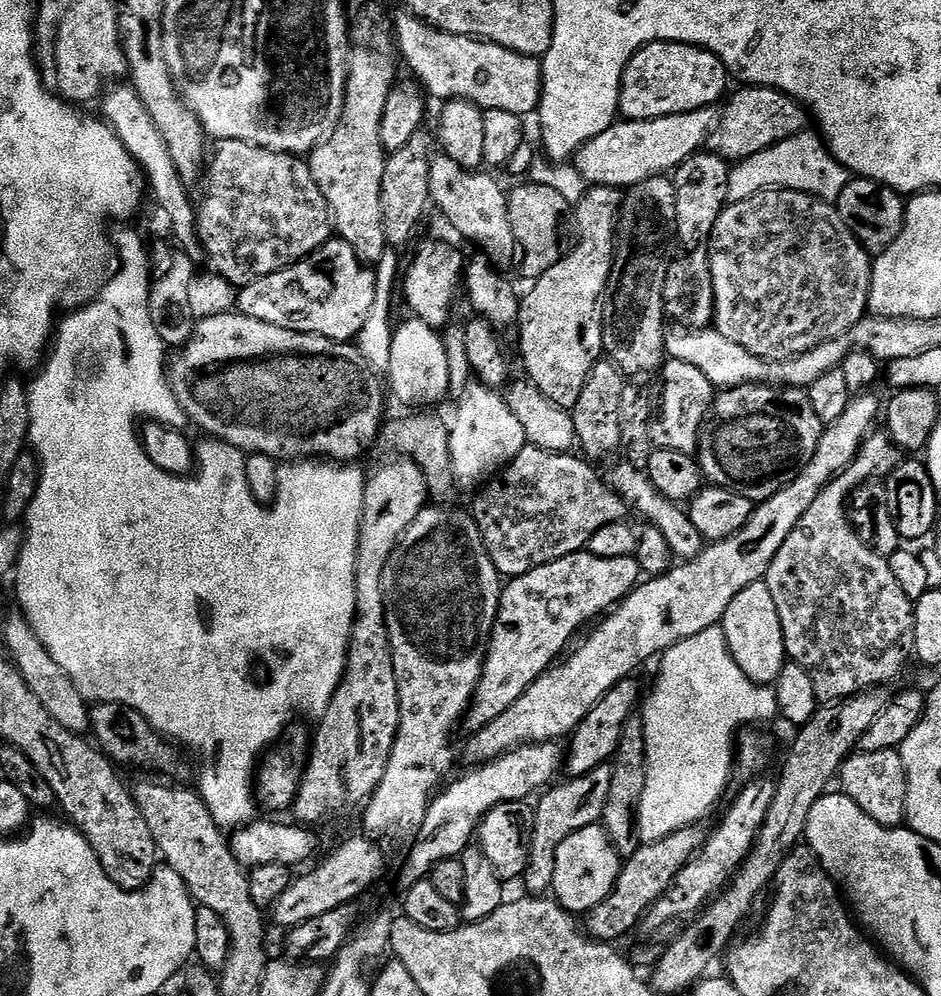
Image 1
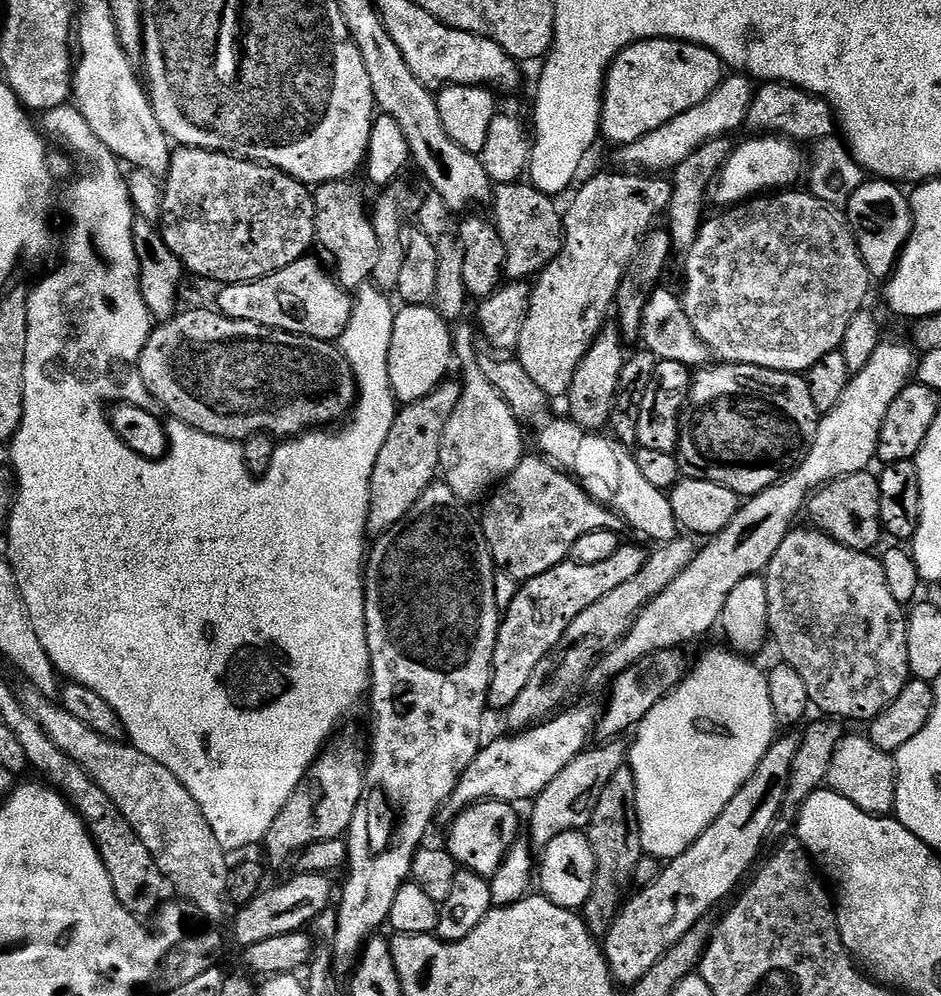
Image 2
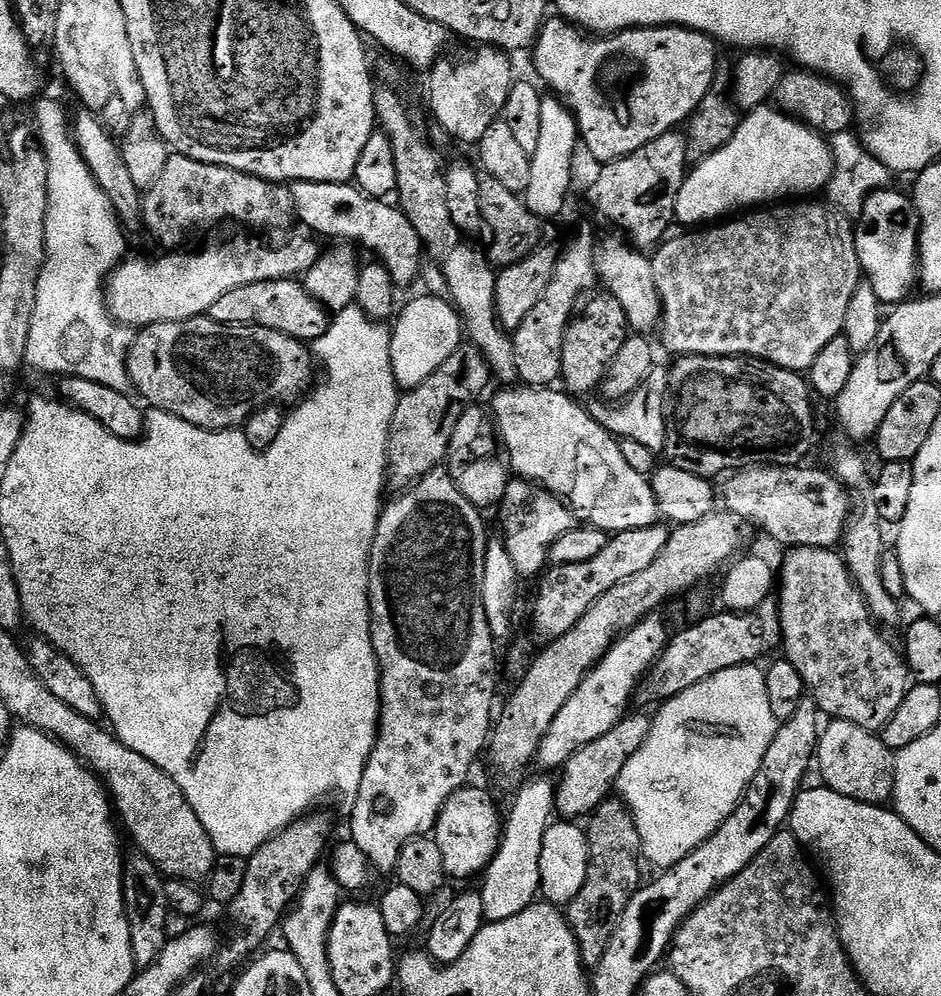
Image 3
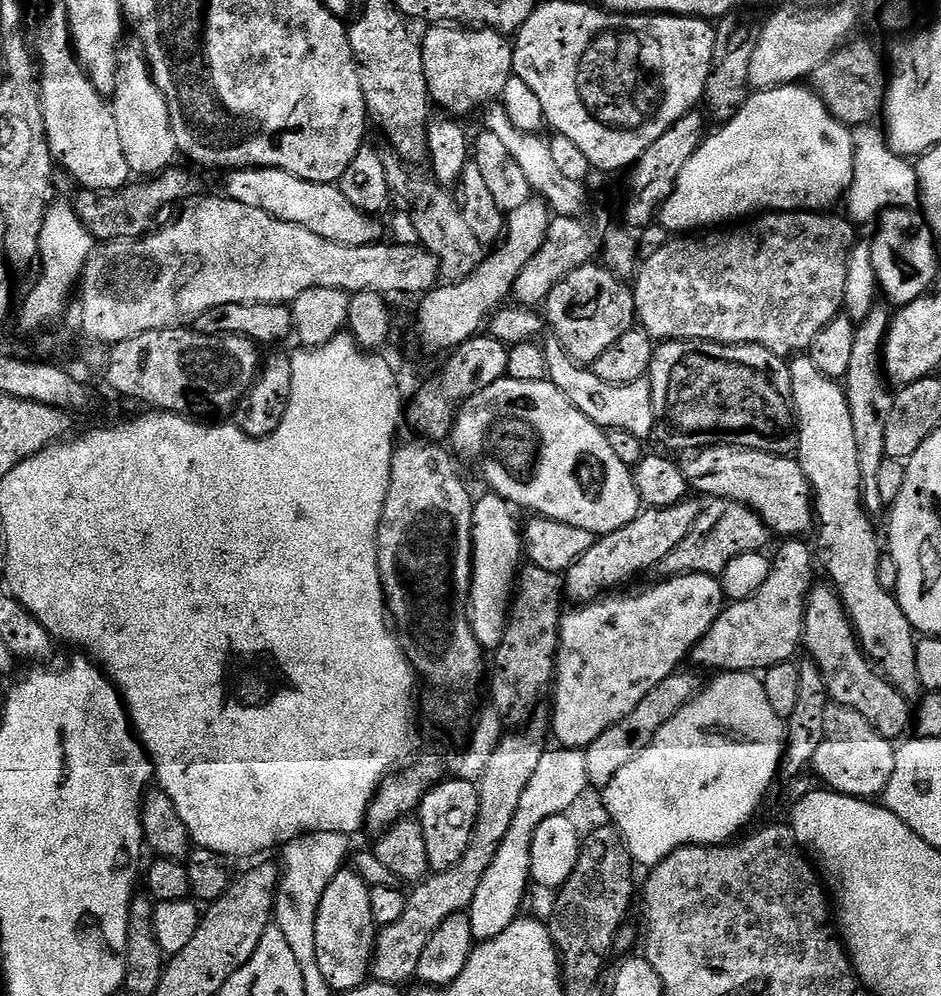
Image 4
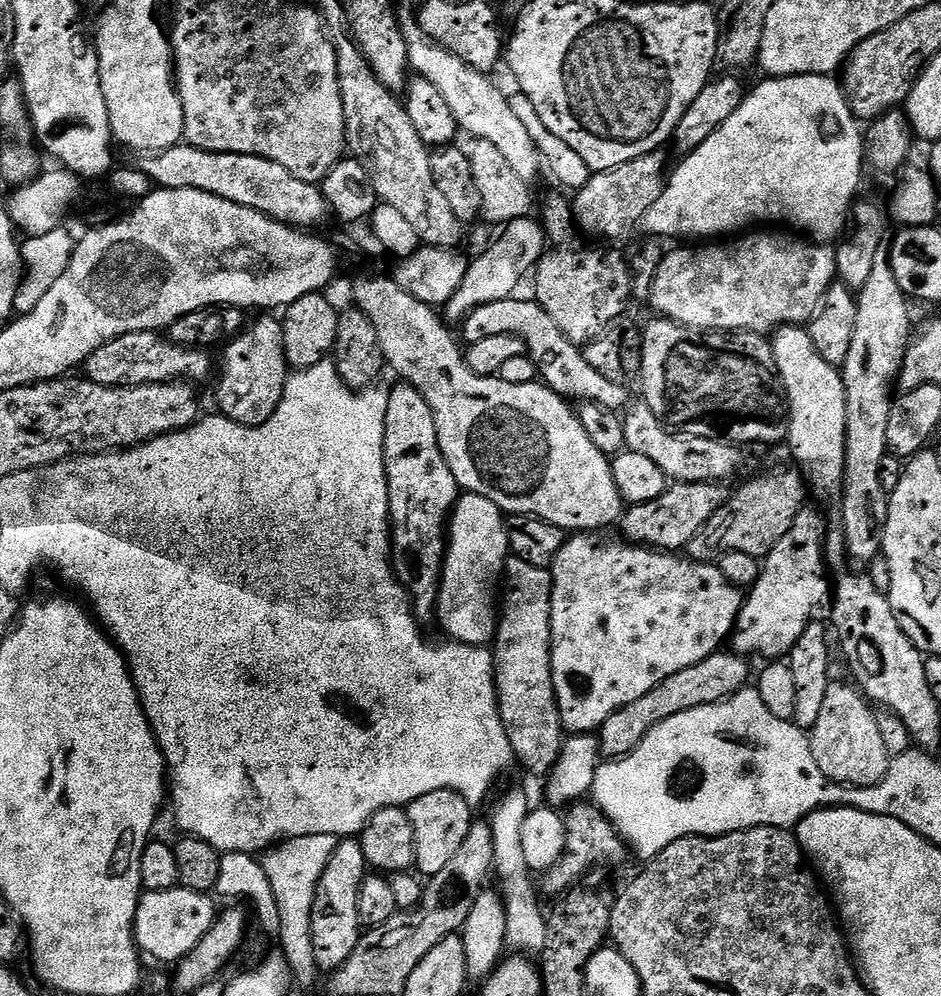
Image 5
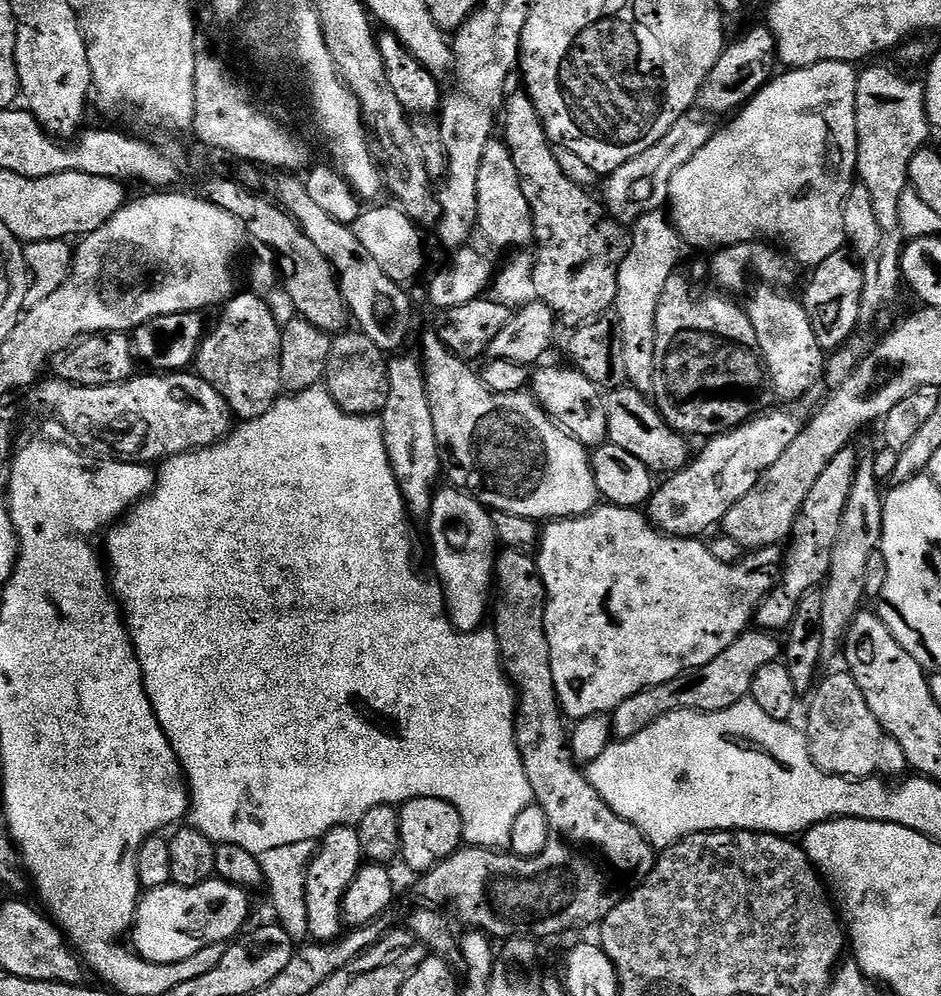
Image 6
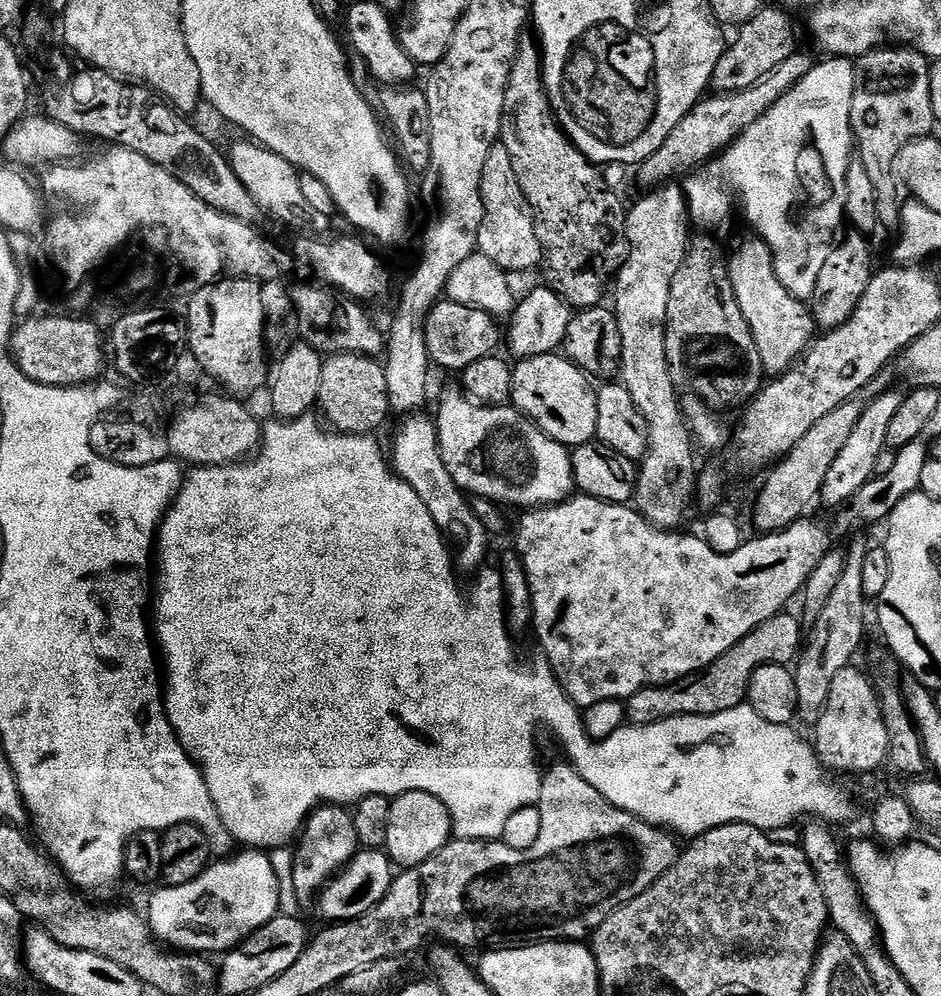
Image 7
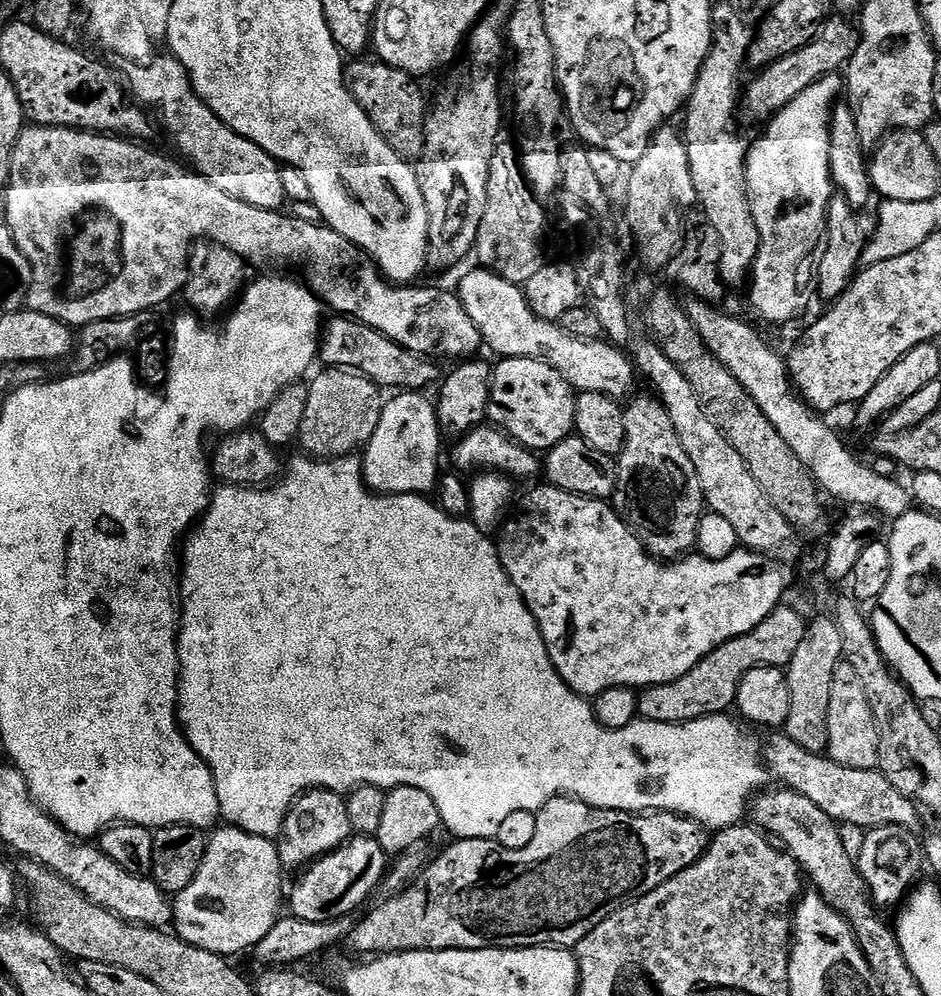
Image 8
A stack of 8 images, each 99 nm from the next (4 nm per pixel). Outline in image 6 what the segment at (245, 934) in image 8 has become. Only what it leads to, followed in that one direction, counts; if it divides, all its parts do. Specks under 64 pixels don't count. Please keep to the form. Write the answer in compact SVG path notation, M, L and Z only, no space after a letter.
M213 878L201 886L152 888L137 904L132 927L133 949L144 960L158 965L177 964L199 950L217 947L235 939L244 929L250 912L249 893L236 884Z

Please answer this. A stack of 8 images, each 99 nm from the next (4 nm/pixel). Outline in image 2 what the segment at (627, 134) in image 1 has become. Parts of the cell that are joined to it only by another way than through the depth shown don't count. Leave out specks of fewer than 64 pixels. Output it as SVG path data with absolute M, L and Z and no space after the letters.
M728 74L721 79L720 84L706 98L706 102L698 102L694 110L686 110L686 114L678 114L666 126L658 126L650 134L638 138L638 142L630 142L619 149L620 160L625 169L639 170L644 174L664 174L669 170L675 170L679 164L686 162L698 146L706 142L716 140L720 136L728 136L741 127L745 127L750 110L750 102L754 95L754 84L747 75Z

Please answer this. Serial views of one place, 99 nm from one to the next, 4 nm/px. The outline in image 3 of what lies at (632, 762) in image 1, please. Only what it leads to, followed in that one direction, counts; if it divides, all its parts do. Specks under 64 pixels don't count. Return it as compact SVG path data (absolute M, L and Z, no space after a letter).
M609 798L596 807L596 811L587 821L586 835L588 838L586 882L582 890L578 890L578 898L574 898L566 906L566 915L580 947L580 956L584 959L585 969L594 970L598 962L602 962L602 954L606 954L606 946L610 946L610 938L614 938L614 930L626 906L630 906L630 898L634 898L634 894L642 886L642 879L640 880L642 853L636 820L628 805L620 798Z

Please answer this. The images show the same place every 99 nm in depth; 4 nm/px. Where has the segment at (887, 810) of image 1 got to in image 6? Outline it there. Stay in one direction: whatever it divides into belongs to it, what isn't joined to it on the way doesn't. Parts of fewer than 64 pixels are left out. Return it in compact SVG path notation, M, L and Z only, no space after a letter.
M841 670L815 685L811 693L812 705L808 708L806 739L814 762L831 776L846 776L850 780L862 780L873 775L878 766L878 750L885 738L878 718L870 714L858 682L847 671Z

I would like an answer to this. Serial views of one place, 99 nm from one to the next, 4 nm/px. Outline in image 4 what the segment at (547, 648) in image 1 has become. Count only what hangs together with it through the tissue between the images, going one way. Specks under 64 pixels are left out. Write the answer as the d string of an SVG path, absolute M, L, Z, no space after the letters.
M685 498L669 508L645 507L634 522L622 526L622 530L614 530L596 539L594 546L563 573L565 597L569 601L572 599L571 603L576 606L590 604L616 590L611 588L626 583L631 576L659 566L662 558L666 558L666 554L670 554L670 550L674 550L674 546L678 546L678 542L692 532L694 522L698 522L702 504L699 499L692 499L696 498Z

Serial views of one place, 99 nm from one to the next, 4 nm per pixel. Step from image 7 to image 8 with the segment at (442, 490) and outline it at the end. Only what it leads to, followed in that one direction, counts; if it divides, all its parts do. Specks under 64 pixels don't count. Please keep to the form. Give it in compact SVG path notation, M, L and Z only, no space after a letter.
M404 390L393 396L396 397L393 400L389 399L385 403L382 418L378 422L378 430L374 430L372 441L366 446L367 451L363 453L364 482L372 491L381 494L431 493L435 489L436 481L442 475L442 467L440 468L440 440L442 441L442 433L440 423L436 417L435 403L431 399L427 400L424 397L427 395L420 390Z

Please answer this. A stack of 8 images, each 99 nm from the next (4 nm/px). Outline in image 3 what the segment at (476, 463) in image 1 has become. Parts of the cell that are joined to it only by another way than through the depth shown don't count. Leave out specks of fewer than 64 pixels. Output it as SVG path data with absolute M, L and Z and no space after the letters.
M473 404L463 412L462 418L454 428L454 435L450 442L450 450L446 467L454 478L463 496L476 507L484 510L486 506L497 505L505 496L506 486L510 479L507 465L496 460L484 460L474 464L474 456L478 458L490 457L498 444L487 415L479 409L479 405Z

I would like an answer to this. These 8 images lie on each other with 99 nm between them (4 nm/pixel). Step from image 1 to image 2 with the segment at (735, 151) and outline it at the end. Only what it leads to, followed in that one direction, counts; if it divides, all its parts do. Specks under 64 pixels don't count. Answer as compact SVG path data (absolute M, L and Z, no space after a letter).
M764 82L755 89L746 124L749 129L753 128L753 133L775 134L800 146L825 140L827 136L837 135L838 132L836 114L827 100L793 84L779 82Z

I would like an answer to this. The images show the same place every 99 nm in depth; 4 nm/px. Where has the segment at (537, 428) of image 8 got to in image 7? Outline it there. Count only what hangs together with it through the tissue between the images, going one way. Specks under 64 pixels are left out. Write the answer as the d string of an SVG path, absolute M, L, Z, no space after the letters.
M564 354L519 361L512 369L510 404L569 450L596 440L596 388L589 375Z

